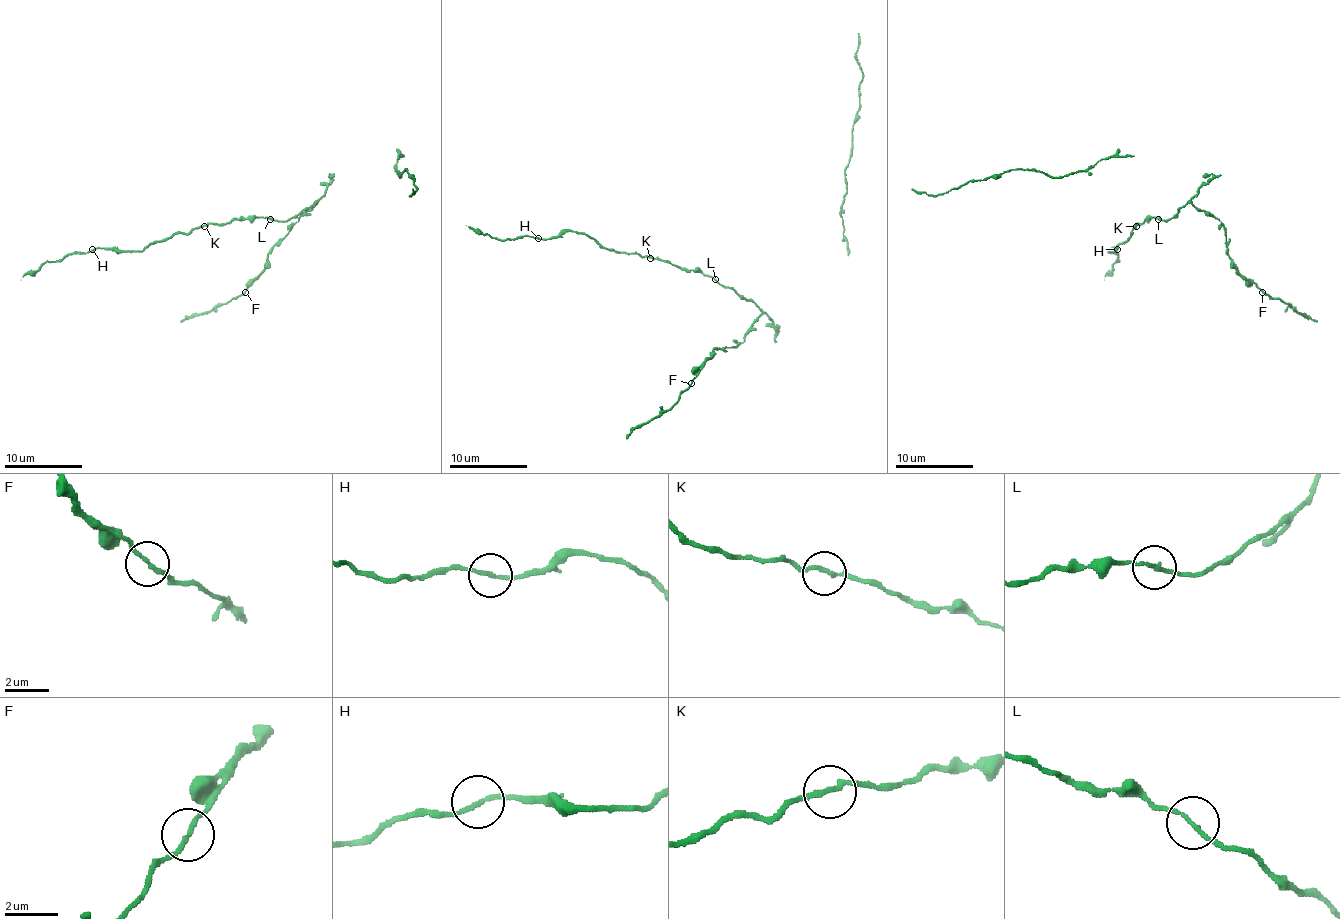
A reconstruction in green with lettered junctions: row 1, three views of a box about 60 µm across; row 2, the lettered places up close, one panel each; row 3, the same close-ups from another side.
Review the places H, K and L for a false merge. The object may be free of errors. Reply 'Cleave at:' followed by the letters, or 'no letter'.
Cleave at: no letter

